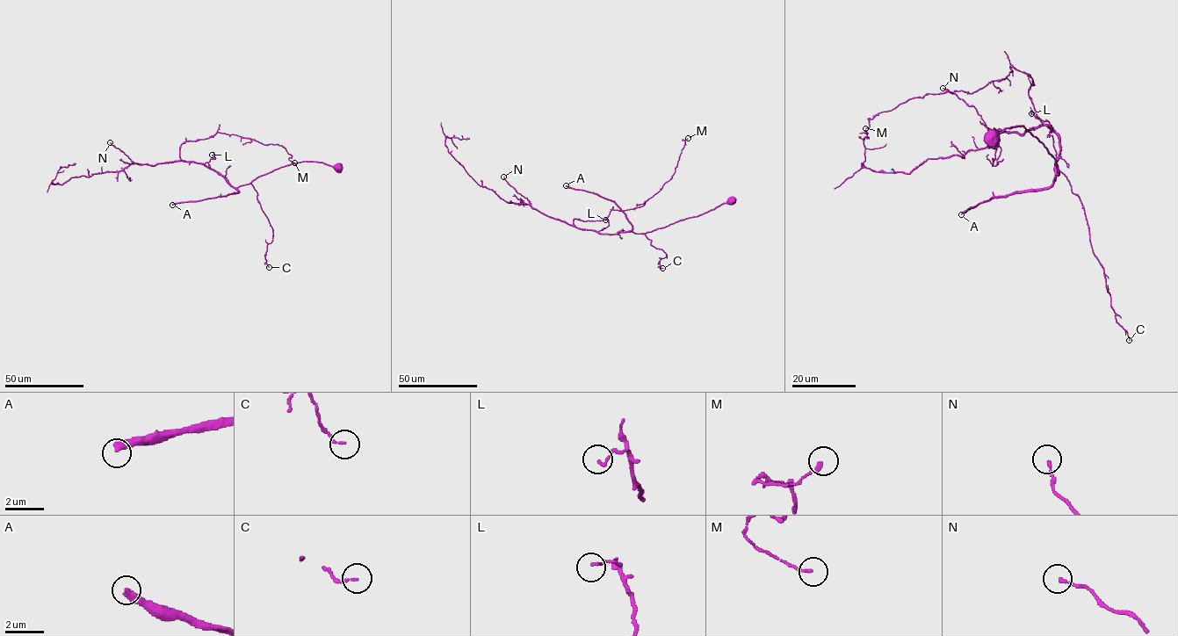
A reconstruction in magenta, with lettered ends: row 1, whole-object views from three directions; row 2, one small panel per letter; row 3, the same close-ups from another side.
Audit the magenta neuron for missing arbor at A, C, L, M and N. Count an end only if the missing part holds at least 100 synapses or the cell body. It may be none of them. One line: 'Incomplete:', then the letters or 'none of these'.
Incomplete: A

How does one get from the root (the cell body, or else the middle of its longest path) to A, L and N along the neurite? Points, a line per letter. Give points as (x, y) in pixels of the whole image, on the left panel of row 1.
A: (338, 168), (313, 162), (292, 163), (241, 185), (238, 192), (172, 205)
L: (338, 168), (321, 162), (296, 162), (235, 188), (205, 164), (215, 158), (212, 155)
N: (338, 168), (321, 162), (296, 162), (235, 188), (199, 163), (133, 163), (110, 142)

